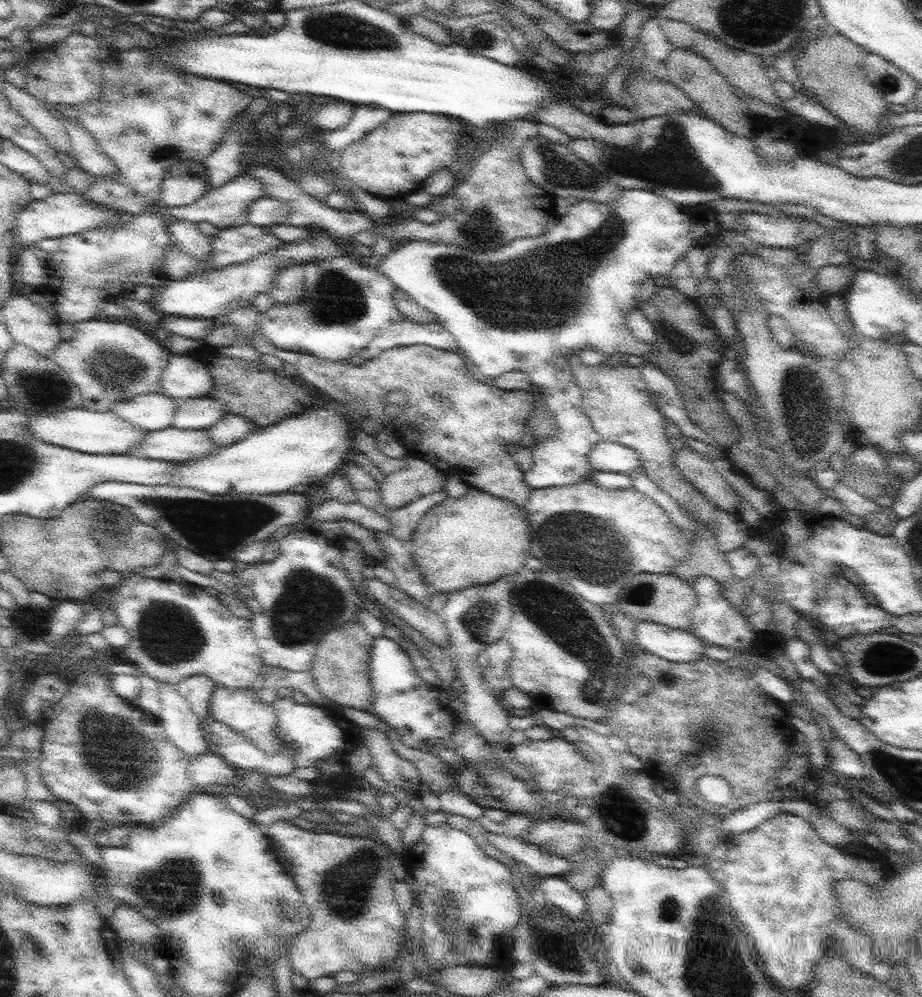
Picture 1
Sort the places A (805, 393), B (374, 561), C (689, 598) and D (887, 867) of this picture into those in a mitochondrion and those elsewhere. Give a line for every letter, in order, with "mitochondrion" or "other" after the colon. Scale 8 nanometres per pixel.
A: mitochondrion
B: other
C: other
D: other

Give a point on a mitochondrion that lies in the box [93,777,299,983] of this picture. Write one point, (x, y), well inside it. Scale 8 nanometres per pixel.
(175, 889)

